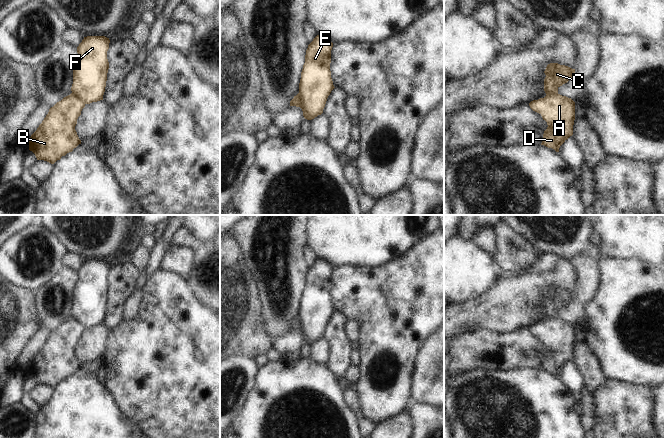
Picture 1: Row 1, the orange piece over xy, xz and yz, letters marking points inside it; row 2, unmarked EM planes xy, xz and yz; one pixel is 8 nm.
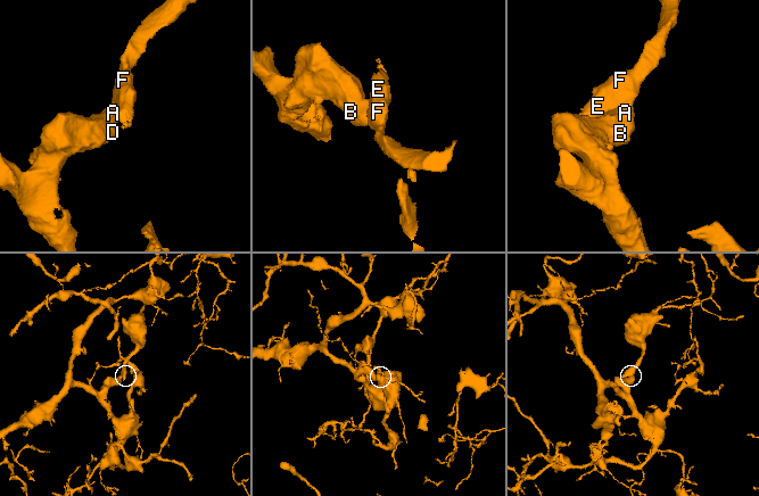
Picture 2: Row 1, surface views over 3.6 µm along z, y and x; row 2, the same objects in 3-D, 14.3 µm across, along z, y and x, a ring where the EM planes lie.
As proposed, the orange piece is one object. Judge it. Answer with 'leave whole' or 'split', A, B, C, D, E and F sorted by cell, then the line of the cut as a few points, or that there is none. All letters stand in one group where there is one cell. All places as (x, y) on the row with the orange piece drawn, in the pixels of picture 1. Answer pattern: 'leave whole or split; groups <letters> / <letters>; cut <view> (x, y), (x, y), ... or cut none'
split; groups A B D / C E F; cut xz (297, 94), (301, 107)

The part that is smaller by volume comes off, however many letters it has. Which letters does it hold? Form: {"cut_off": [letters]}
{"cut_off": ["C", "E", "F"]}

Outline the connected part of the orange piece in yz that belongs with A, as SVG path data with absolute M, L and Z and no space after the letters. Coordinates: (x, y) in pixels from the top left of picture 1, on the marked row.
M553 94L533 100L529 106L539 113L548 125L541 145L559 152L560 146L573 135L575 102L566 96Z

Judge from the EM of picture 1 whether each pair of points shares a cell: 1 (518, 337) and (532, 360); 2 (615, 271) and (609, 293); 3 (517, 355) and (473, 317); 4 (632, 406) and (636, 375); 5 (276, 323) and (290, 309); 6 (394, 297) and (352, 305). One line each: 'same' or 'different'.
1: same
2: same
3: different
4: different
5: same
6: same

